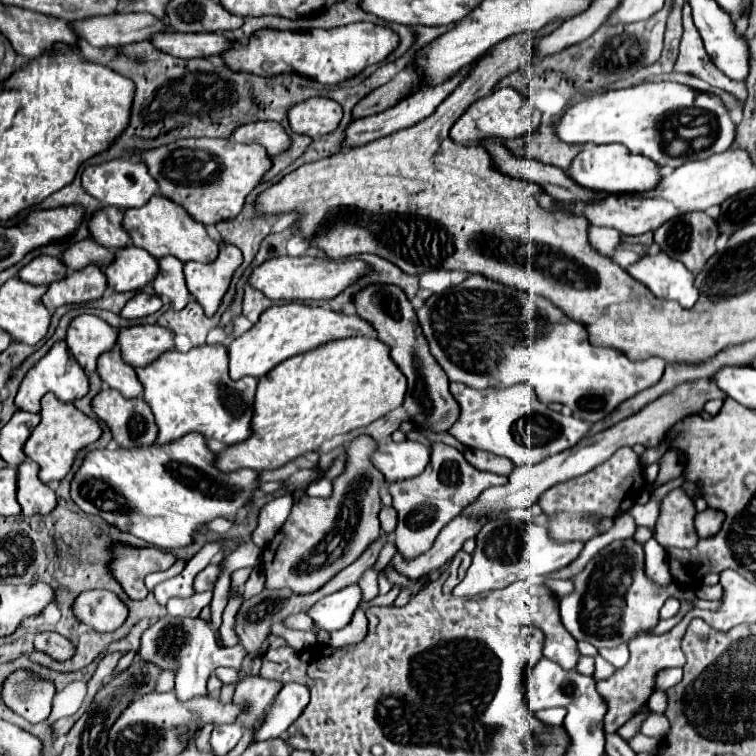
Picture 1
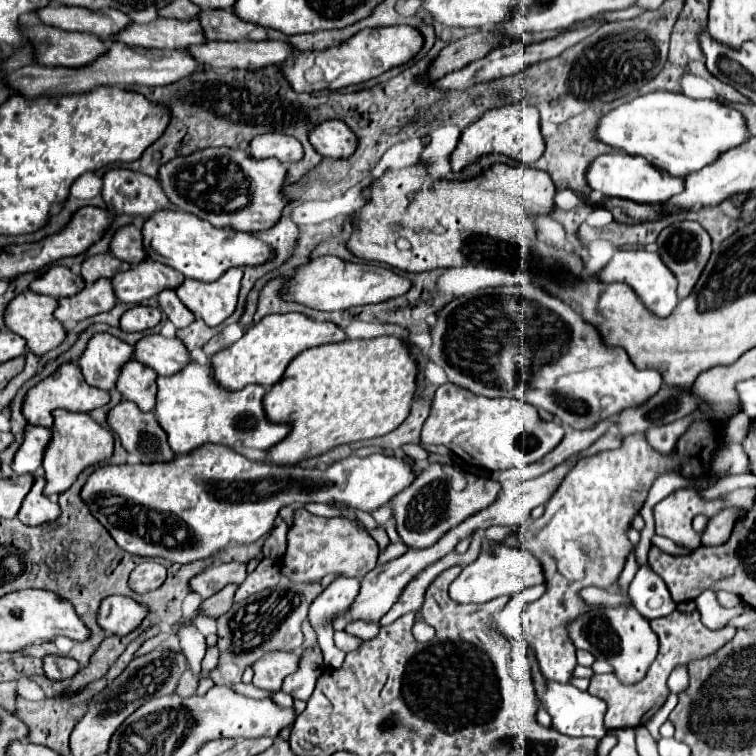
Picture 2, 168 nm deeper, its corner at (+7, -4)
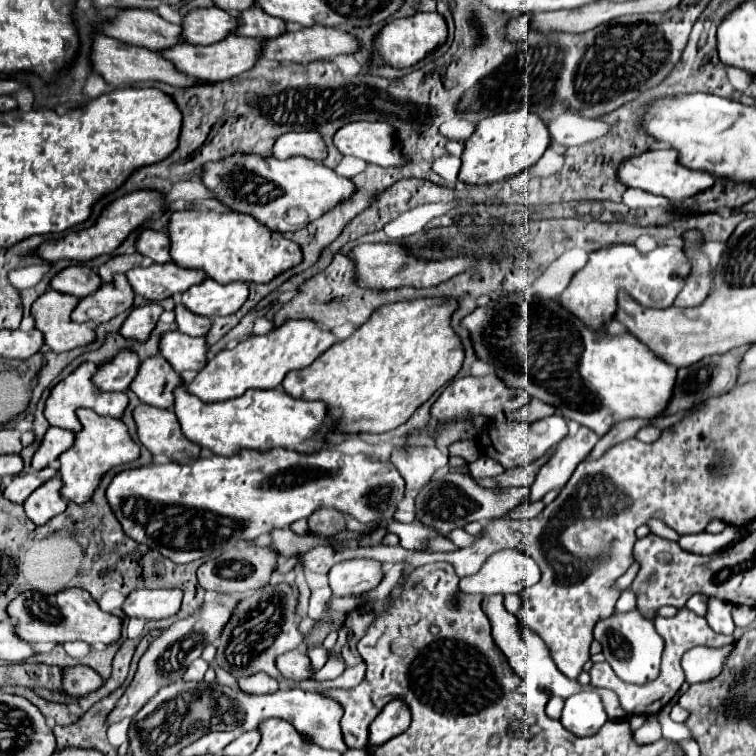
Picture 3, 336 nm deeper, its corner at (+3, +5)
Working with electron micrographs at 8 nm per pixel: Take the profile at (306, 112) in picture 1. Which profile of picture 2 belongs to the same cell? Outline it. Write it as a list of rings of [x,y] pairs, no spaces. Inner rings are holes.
[[[324,120],[308,134],[310,144],[320,156],[328,158],[348,158],[356,146],[356,134],[342,120]]]

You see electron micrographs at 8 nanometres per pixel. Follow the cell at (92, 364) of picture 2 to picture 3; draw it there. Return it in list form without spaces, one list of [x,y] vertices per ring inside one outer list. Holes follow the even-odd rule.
[[[122,351],[114,357],[114,361],[102,365],[94,375],[94,385],[102,391],[128,391],[130,381],[138,375],[138,365],[142,361],[132,351]]]

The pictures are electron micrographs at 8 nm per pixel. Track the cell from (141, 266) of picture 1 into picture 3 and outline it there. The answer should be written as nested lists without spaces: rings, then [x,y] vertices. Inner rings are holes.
[[[154,263],[148,269],[136,267],[126,273],[136,295],[148,301],[162,301],[164,295],[172,297],[176,293],[184,293],[192,285],[200,285],[206,281],[206,273],[200,269],[184,269],[176,263]]]

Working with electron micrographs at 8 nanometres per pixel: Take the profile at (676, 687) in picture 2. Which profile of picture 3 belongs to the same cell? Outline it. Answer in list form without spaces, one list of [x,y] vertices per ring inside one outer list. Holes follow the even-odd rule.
[[[734,643],[724,647],[698,645],[686,651],[682,657],[682,669],[686,673],[686,681],[700,683],[700,681],[710,681],[718,677],[718,673],[722,673],[724,663],[732,651],[734,651]]]

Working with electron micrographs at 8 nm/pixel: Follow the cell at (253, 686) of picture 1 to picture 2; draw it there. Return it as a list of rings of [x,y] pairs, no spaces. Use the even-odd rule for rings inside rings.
[[[270,652],[264,654],[258,662],[254,662],[254,680],[256,688],[278,692],[282,680],[298,670],[298,654],[294,652]]]

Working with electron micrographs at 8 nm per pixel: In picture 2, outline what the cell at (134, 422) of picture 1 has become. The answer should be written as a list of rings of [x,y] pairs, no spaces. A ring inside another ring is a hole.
[[[120,400],[120,404],[108,412],[108,424],[118,434],[124,450],[138,456],[144,464],[168,462],[174,458],[154,412],[142,412],[134,402]]]

